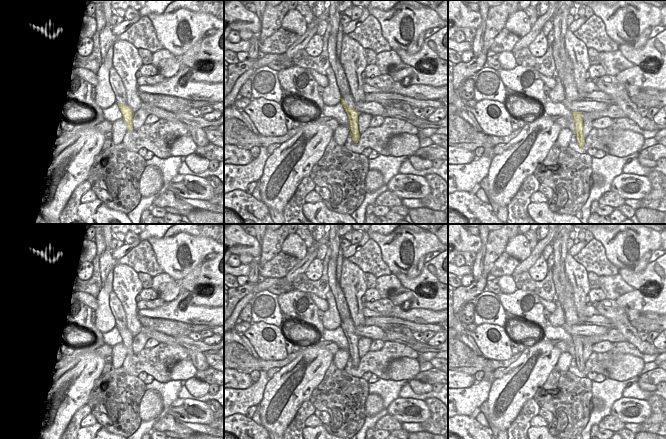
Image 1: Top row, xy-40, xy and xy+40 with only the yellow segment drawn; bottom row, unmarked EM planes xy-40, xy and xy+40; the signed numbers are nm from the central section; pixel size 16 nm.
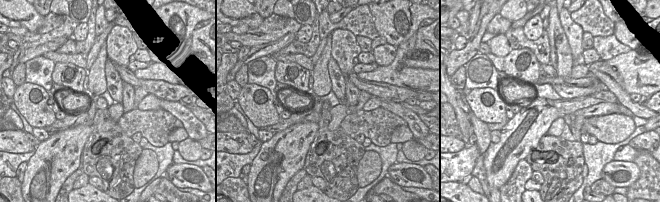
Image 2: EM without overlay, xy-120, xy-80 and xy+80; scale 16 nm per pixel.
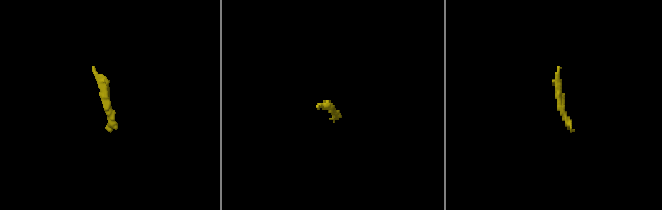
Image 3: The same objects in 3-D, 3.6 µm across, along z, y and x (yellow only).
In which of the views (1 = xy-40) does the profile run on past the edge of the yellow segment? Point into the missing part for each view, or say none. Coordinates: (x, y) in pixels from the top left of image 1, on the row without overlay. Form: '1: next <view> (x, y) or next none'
1: next none

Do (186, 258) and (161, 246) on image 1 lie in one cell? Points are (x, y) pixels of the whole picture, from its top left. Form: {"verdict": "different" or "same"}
{"verdict": "same"}

